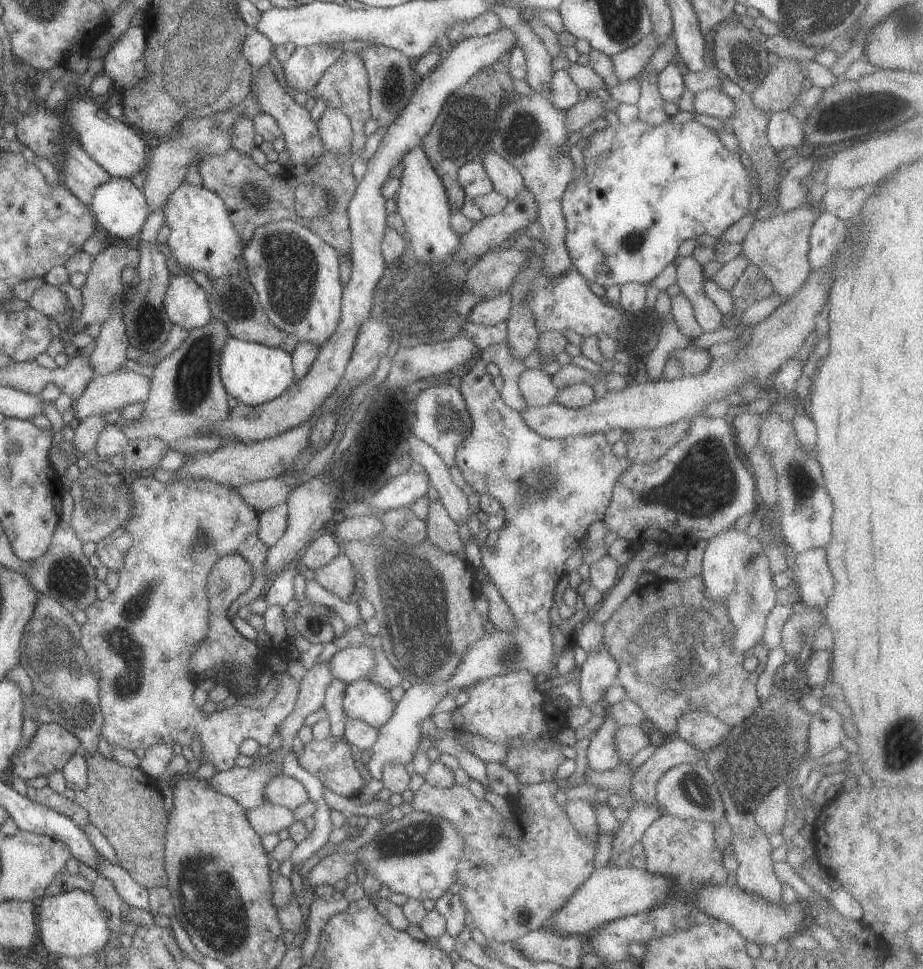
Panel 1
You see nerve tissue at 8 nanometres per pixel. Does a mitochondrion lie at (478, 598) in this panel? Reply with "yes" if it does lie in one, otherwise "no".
no

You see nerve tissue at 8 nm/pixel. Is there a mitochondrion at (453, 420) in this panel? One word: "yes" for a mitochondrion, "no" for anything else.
yes

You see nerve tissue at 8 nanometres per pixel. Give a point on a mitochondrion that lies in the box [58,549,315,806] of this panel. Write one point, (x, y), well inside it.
(137, 604)

